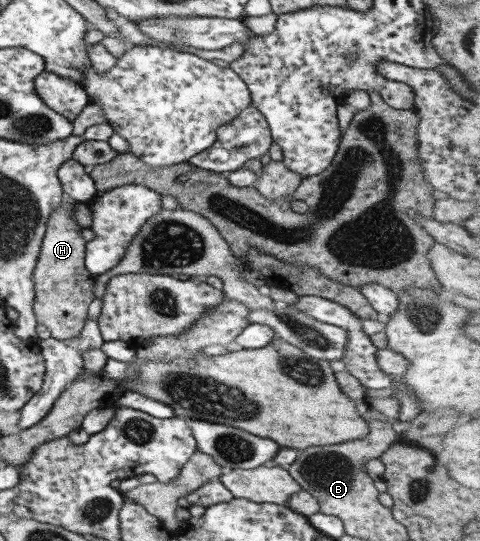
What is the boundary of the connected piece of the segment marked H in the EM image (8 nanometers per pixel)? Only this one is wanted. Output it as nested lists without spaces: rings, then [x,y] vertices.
[[[64,195],[60,206],[50,213],[32,272],[32,289],[35,295],[32,300],[34,319],[36,323],[44,325],[50,332],[50,338],[57,340],[60,345],[66,339],[78,337],[88,315],[86,308],[94,301],[94,276],[86,271],[83,263],[86,242],[80,235],[82,227],[76,225],[72,219],[72,208],[73,201]]]

